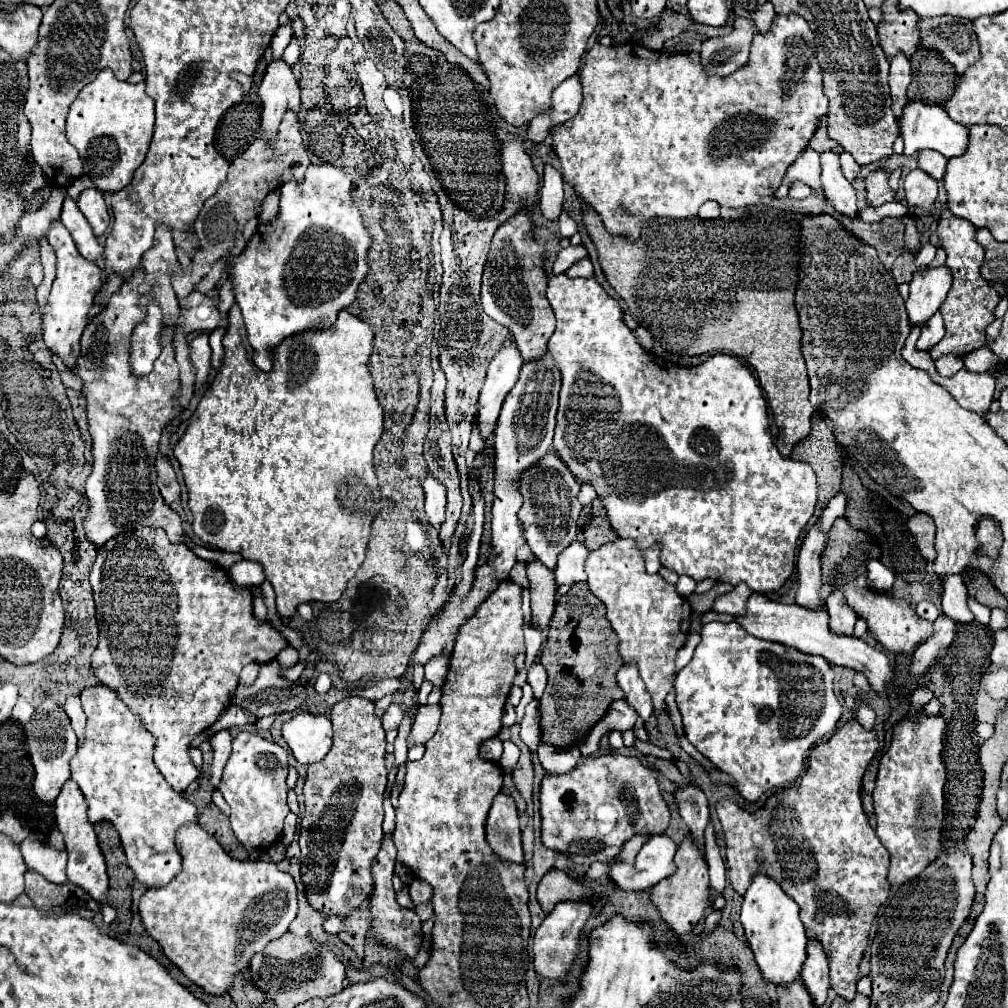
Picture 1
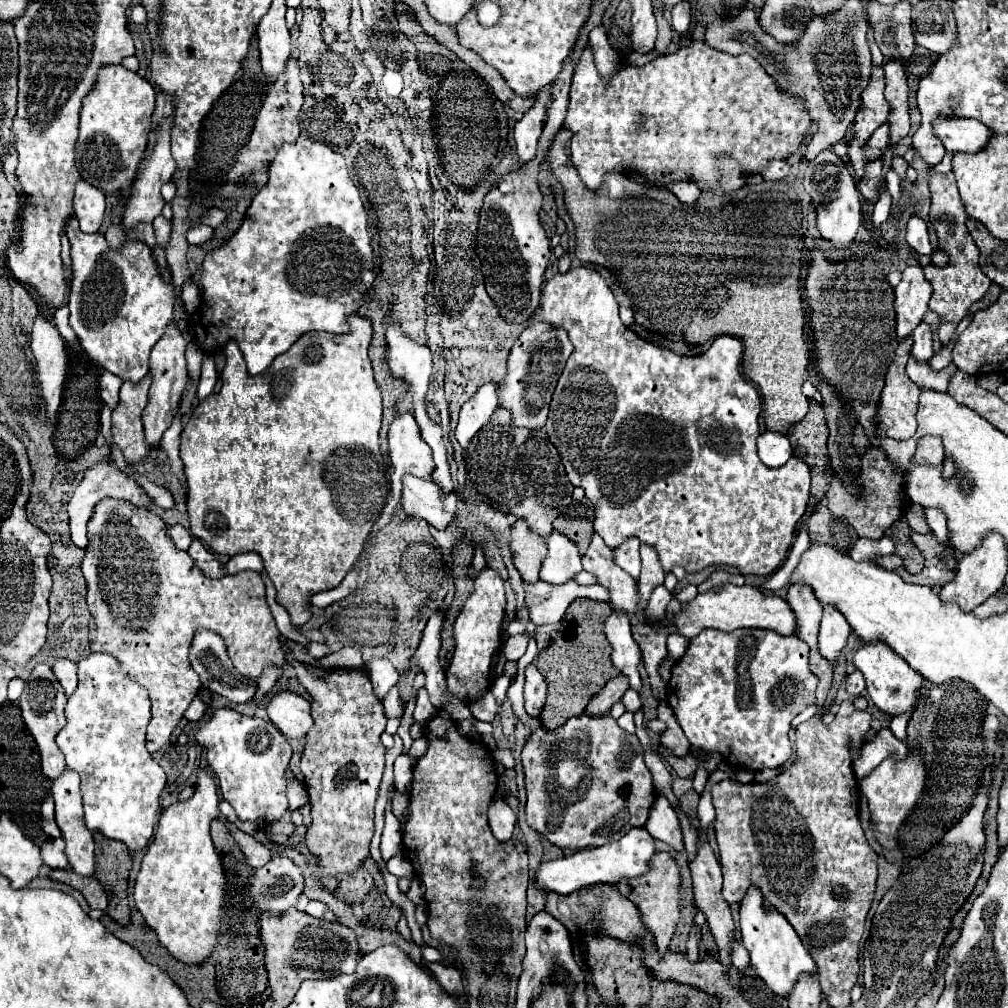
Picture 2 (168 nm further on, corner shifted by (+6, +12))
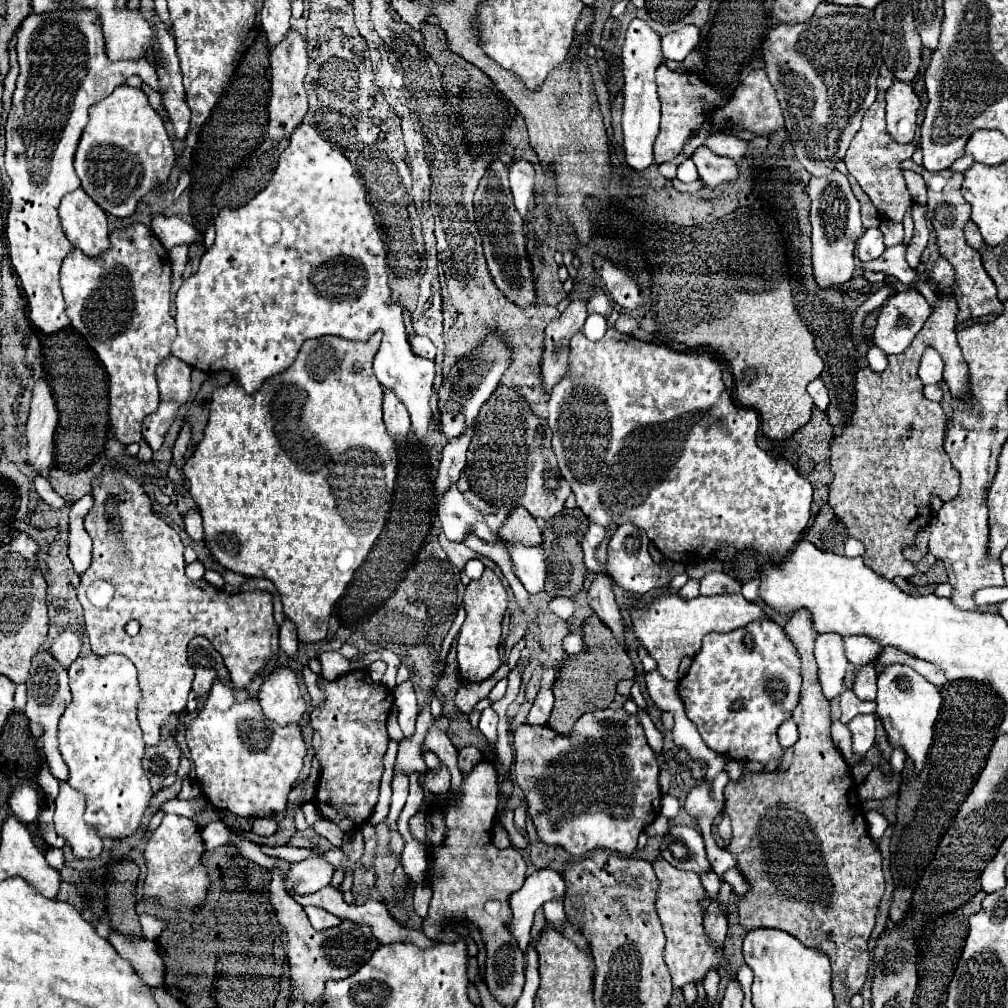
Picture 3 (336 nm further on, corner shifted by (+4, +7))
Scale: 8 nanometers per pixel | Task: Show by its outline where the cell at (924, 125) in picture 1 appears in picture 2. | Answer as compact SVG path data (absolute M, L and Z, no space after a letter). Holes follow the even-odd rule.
M939 115L931 127L949 153L975 153L985 147L991 133L989 127L975 119L949 119L943 115Z

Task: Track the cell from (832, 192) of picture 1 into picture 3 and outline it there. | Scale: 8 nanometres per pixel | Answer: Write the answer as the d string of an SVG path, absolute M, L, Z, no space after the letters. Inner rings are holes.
M833 172L831 176L811 178L807 184L807 192L811 198L811 226L813 226L813 276L817 284L835 288L845 284L853 274L853 250L855 242L863 234L861 218L859 218L859 202L851 192L847 176L841 172Z

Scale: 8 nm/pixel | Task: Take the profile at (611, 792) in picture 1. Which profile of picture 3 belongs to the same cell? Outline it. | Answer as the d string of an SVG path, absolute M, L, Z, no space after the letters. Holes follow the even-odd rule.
M623 708L587 712L575 722L569 734L557 734L549 726L521 724L513 730L513 746L517 784L527 798L527 810L539 838L549 846L561 846L573 856L583 856L597 848L629 856L637 848L637 836L661 812L661 790L657 782L659 762L647 744L639 718ZM623 764L629 764L629 768L623 770ZM583 788L593 788L591 800Z

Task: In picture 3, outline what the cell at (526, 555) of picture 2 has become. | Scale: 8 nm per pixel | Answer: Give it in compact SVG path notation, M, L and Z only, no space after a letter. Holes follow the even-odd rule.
M525 508L513 510L503 522L503 526L499 528L499 534L501 538L509 542L519 542L523 546L541 546L543 540L539 524Z

